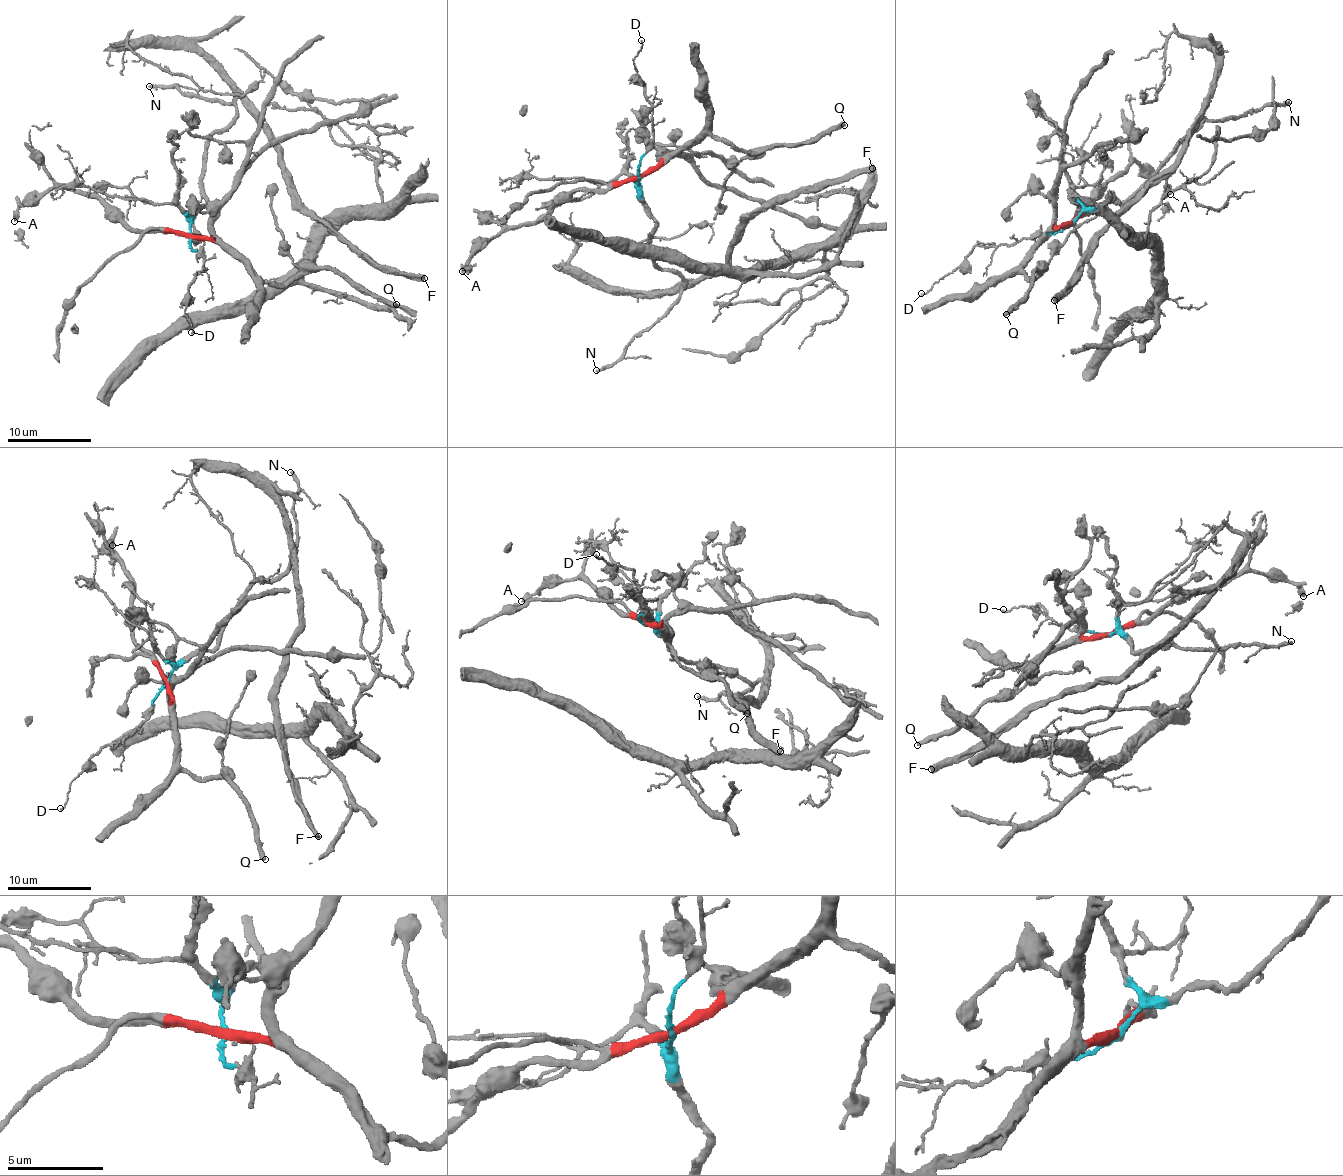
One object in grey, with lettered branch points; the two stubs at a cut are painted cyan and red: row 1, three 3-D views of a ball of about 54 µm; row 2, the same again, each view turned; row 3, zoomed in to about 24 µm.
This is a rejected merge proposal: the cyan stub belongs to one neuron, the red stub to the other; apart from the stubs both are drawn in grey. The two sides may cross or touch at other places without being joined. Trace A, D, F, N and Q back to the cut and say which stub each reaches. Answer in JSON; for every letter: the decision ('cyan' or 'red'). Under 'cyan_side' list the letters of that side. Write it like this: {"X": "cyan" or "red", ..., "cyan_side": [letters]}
{"A": "red", "D": "cyan", "F": "cyan", "N": "cyan", "Q": "red", "cyan_side": ["D", "F", "N"]}

